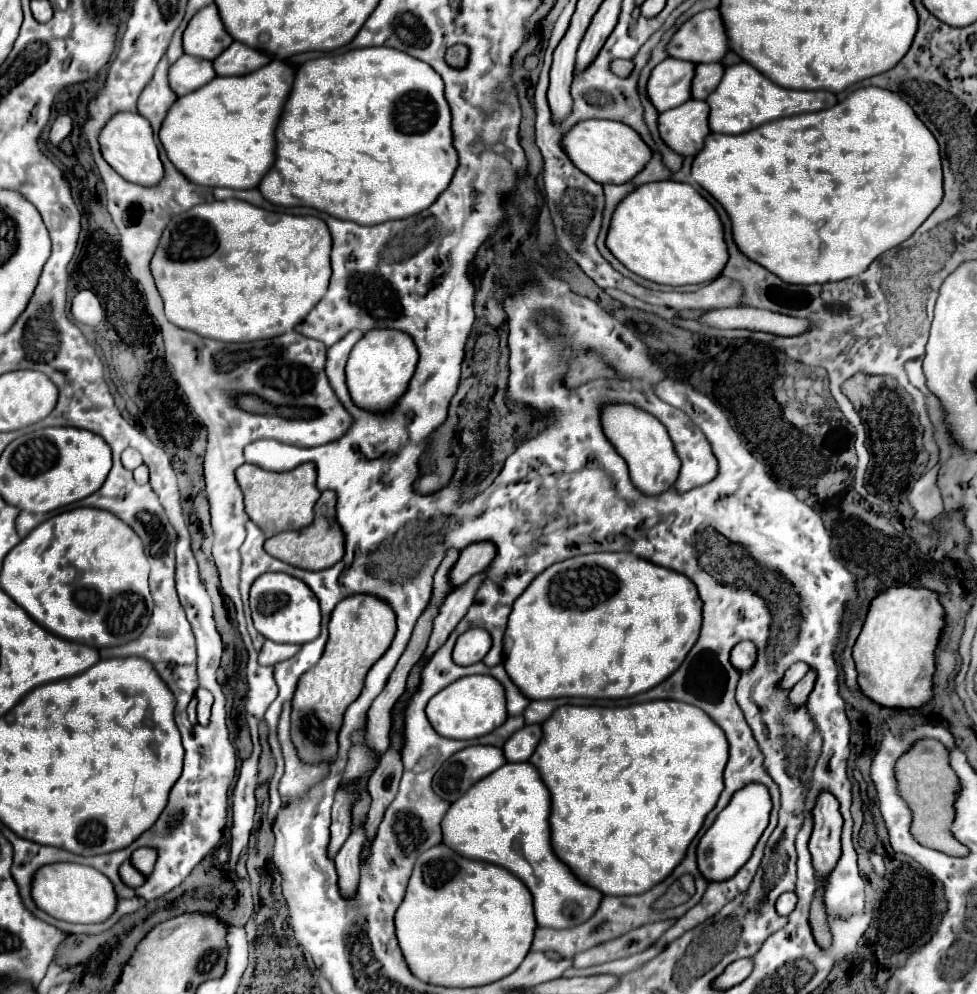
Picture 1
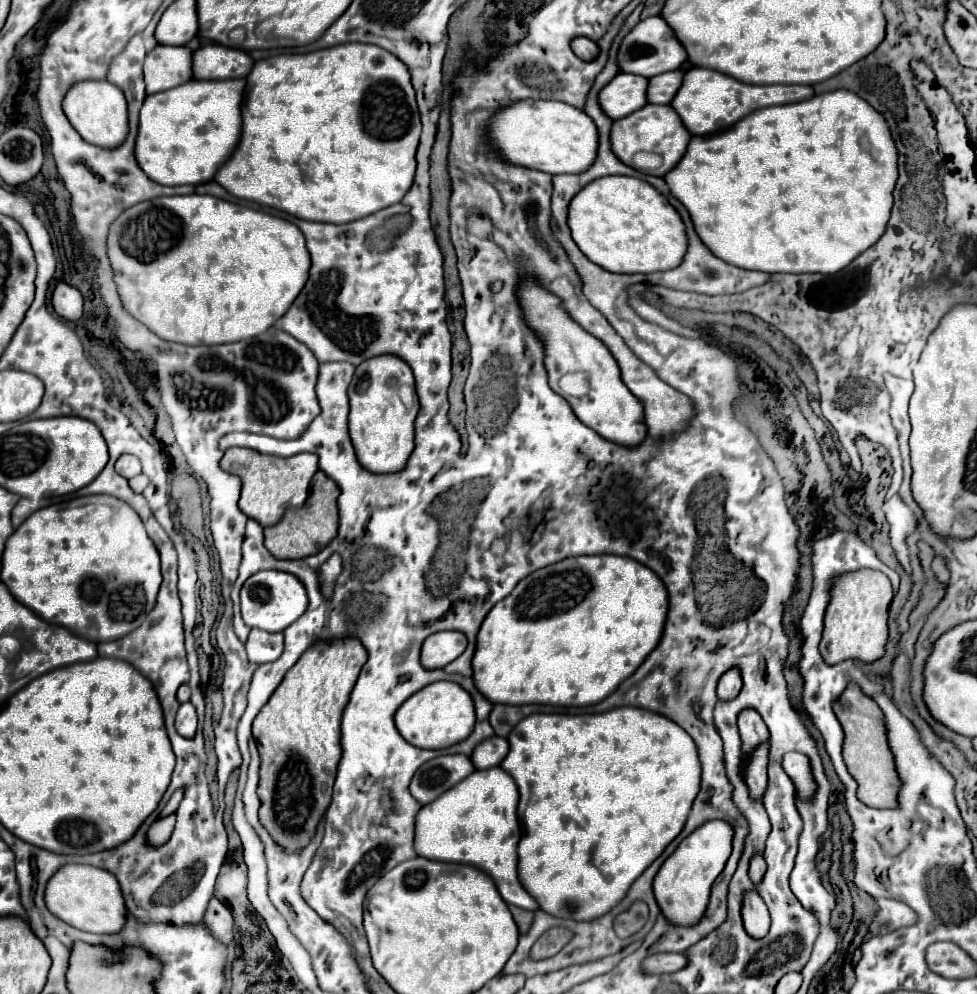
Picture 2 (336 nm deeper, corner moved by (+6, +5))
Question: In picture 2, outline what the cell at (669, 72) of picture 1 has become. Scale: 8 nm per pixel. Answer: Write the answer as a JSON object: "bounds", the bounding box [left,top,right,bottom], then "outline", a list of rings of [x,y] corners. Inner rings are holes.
{"bounds":[600,73,648,119],"outline":[[[618,73],[610,85],[602,89],[600,105],[612,119],[622,119],[638,109],[642,109],[646,101],[646,85],[648,79],[632,73]]]}

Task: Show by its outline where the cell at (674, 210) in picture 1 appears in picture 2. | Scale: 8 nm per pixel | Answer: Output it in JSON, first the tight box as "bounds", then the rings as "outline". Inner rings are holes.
{"bounds":[568,177,686,273],"outline":[[[602,177],[586,185],[568,207],[568,225],[582,253],[614,273],[656,273],[682,263],[686,225],[668,199],[638,177]]]}

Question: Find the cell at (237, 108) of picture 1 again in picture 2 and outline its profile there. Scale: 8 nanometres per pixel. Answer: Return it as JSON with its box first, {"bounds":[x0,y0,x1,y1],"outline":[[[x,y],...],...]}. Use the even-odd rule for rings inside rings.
{"bounds":[136,79,246,185],"outline":[[[246,79],[188,81],[178,89],[148,95],[140,109],[136,159],[160,185],[200,185],[214,179],[240,141]]]}

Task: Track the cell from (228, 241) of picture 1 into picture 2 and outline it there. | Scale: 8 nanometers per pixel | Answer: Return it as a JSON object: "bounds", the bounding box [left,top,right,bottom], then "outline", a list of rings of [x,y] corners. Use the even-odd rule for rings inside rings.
{"bounds":[108,195,310,345],"outline":[[[214,195],[158,197],[126,209],[108,233],[108,255],[124,307],[158,337],[186,345],[220,345],[268,331],[308,281],[310,253],[298,227]]]}

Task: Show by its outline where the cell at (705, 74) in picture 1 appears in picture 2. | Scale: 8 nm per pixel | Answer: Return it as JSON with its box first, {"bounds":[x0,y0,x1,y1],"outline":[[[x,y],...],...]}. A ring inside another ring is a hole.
{"bounds":[648,69,684,105],"outline":[[[682,69],[660,73],[658,77],[652,77],[650,85],[648,85],[648,103],[658,103],[658,105],[672,103],[682,81],[684,81]]]}

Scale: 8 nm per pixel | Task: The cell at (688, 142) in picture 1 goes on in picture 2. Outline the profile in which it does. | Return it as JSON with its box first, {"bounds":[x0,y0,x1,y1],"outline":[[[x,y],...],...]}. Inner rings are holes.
{"bounds":[610,103,692,177],"outline":[[[648,103],[646,107],[638,109],[634,115],[628,115],[624,119],[614,121],[614,129],[612,129],[610,139],[612,139],[612,151],[618,155],[620,161],[624,161],[626,165],[630,165],[643,174],[650,173],[650,175],[664,177],[682,159],[692,135],[690,135],[690,131],[686,131],[680,115],[674,113],[674,109],[670,105],[650,105]],[[642,151],[661,155],[660,167],[658,167],[658,157],[654,163],[650,155],[648,157],[650,153]]]}

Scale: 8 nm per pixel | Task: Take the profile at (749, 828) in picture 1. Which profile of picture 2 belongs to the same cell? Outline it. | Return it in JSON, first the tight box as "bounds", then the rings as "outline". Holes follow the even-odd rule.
{"bounds":[654,819,734,925],"outline":[[[712,819],[700,825],[694,833],[690,833],[664,861],[654,877],[654,895],[662,913],[670,921],[674,921],[676,925],[694,925],[694,921],[700,921],[708,905],[710,887],[714,879],[722,873],[732,853],[732,839],[734,827],[722,819]]]}

